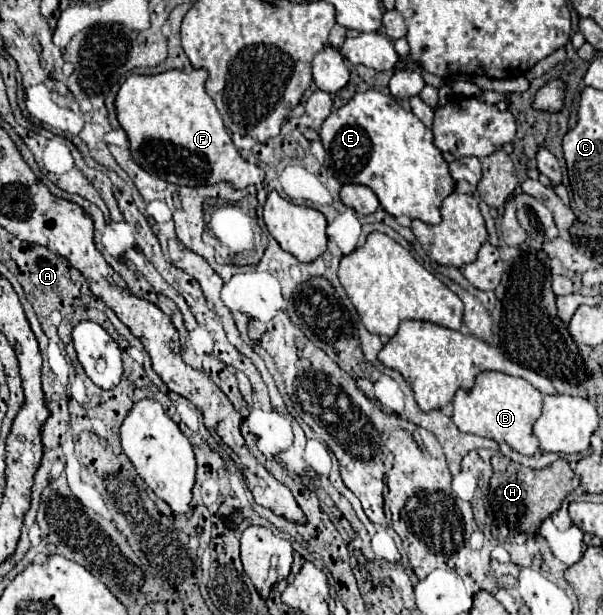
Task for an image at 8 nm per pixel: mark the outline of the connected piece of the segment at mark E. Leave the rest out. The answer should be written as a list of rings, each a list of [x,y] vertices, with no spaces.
[[[369,88],[367,92],[357,92],[345,106],[331,112],[319,130],[319,138],[327,150],[325,166],[341,184],[363,184],[375,192],[381,206],[391,216],[409,216],[423,220],[425,224],[439,224],[441,202],[455,190],[453,178],[449,174],[447,162],[441,150],[433,142],[433,134],[423,126],[423,122],[409,110],[405,110],[393,96]]]

